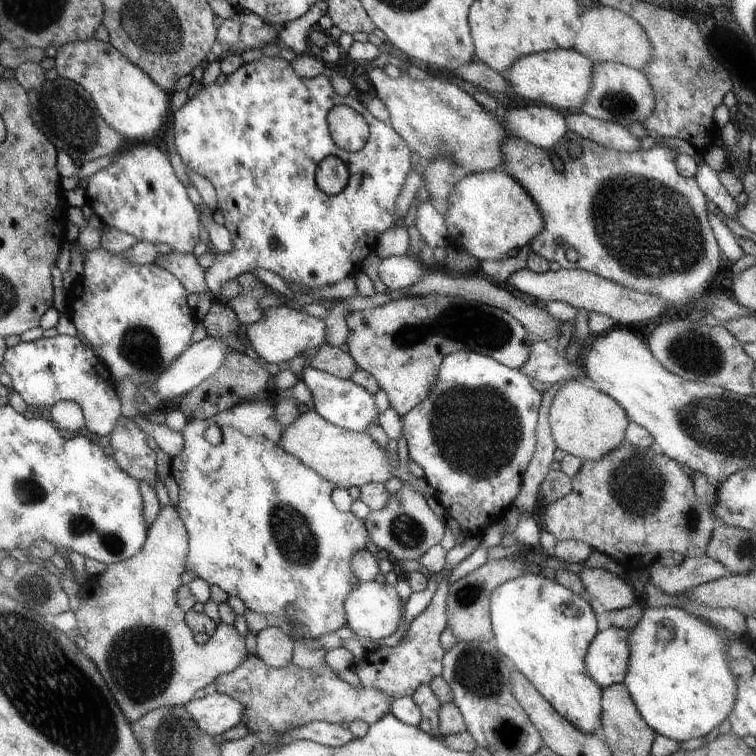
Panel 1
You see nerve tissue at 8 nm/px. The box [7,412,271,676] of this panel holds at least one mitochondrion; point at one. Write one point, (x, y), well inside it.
(111, 543)

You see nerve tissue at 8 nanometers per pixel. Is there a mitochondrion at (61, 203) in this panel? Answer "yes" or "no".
no

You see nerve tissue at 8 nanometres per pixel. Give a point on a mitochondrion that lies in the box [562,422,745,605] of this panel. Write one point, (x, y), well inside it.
(637, 485)

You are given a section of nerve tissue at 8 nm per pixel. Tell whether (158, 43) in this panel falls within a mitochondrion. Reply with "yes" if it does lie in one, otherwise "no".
yes

